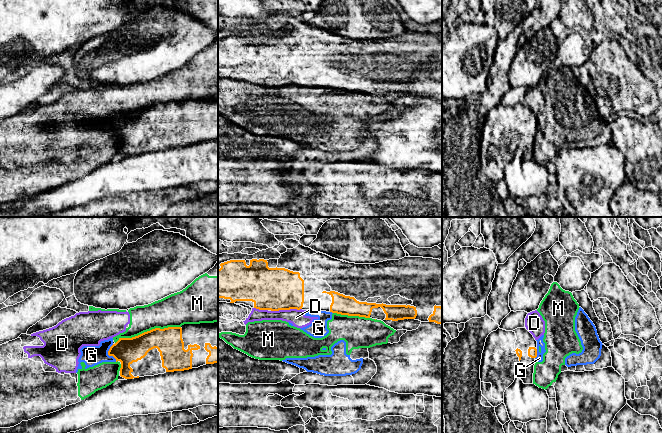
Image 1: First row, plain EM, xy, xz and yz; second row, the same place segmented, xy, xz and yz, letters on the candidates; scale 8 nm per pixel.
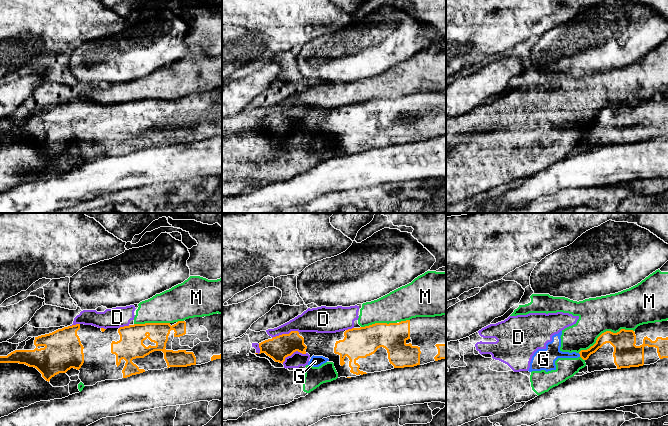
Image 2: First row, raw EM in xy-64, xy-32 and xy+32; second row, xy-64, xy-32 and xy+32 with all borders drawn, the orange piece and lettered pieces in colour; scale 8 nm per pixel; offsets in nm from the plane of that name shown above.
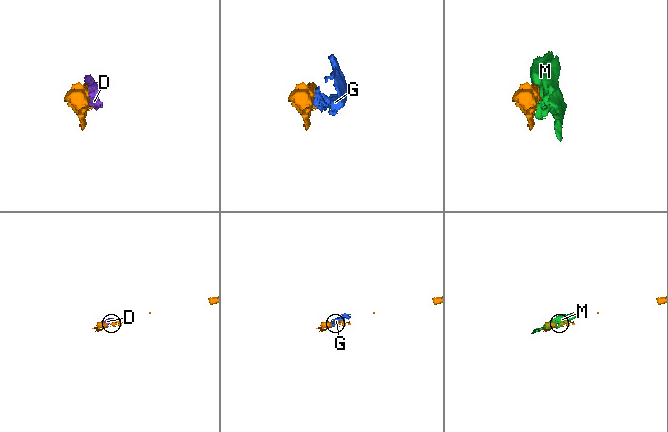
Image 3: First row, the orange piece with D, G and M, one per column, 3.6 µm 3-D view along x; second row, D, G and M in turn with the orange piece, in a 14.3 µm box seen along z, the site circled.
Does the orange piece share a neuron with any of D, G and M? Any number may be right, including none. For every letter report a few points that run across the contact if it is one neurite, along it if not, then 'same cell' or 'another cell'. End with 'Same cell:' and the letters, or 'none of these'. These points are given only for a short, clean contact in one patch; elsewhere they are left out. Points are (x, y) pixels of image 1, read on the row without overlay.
D: line xz (301, 84), (271, 87); another cell
G: line xy (112, 120), (108, 130), (116, 137); another cell
M: another cell
Same cell: none of these

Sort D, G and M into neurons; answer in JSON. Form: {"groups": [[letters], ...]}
{"groups": [["D", "G", "M"]]}

